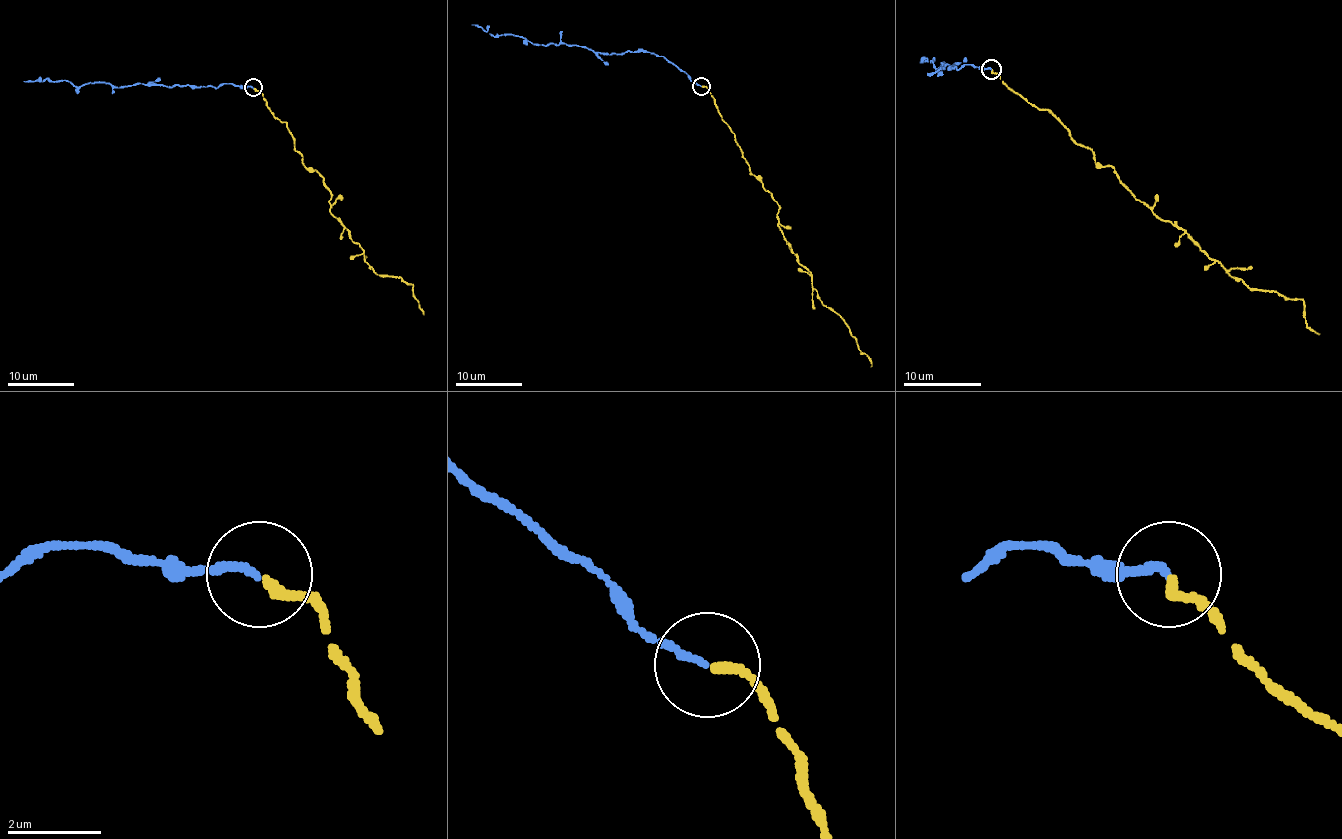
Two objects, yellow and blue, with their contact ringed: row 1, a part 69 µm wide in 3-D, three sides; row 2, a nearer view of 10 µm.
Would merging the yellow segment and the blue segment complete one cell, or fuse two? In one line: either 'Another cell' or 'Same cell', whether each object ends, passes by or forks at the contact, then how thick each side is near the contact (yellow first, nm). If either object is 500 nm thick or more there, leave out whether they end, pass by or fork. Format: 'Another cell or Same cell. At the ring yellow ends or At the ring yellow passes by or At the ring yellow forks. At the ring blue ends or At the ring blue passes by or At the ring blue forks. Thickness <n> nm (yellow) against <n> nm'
Same cell. At the ring yellow ends. At the ring blue ends. Thickness 200 nm (yellow) against 140 nm

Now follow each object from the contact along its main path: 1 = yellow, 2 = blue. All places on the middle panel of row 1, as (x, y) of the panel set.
1: (701, 85), (751, 173), (778, 203), (778, 226), (789, 249), (870, 367)
2: (701, 85), (662, 56), (642, 51), (602, 54), (567, 44), (532, 44), (514, 34), (491, 36), (471, 24)

